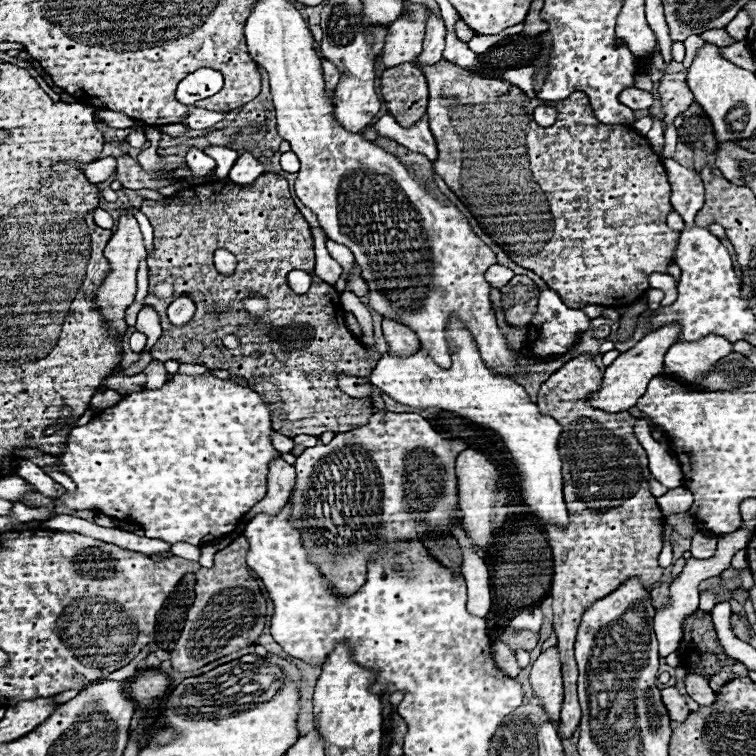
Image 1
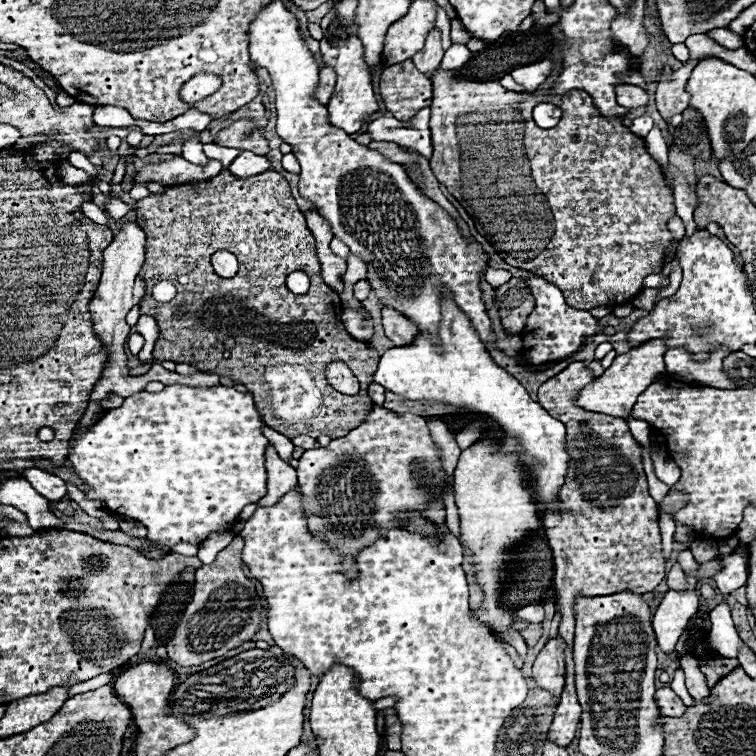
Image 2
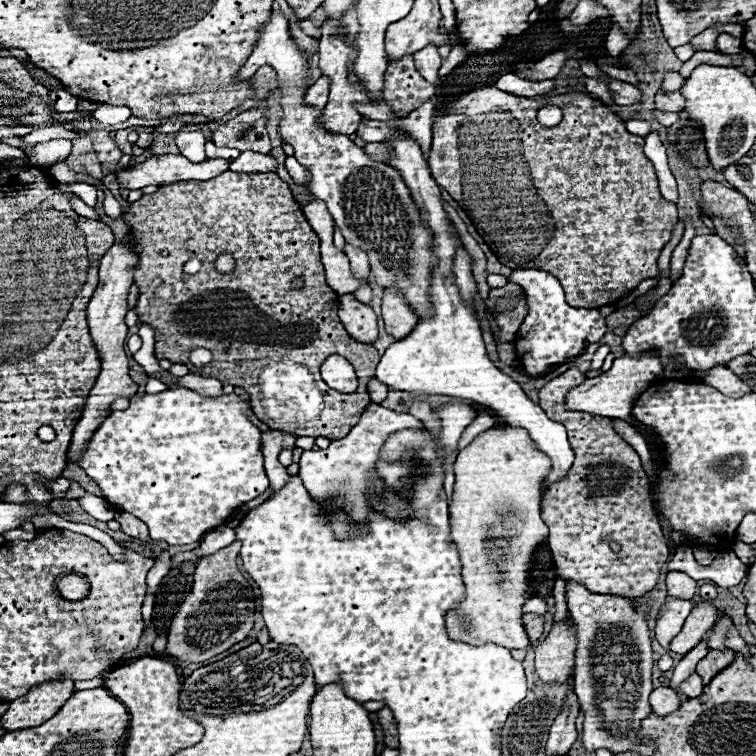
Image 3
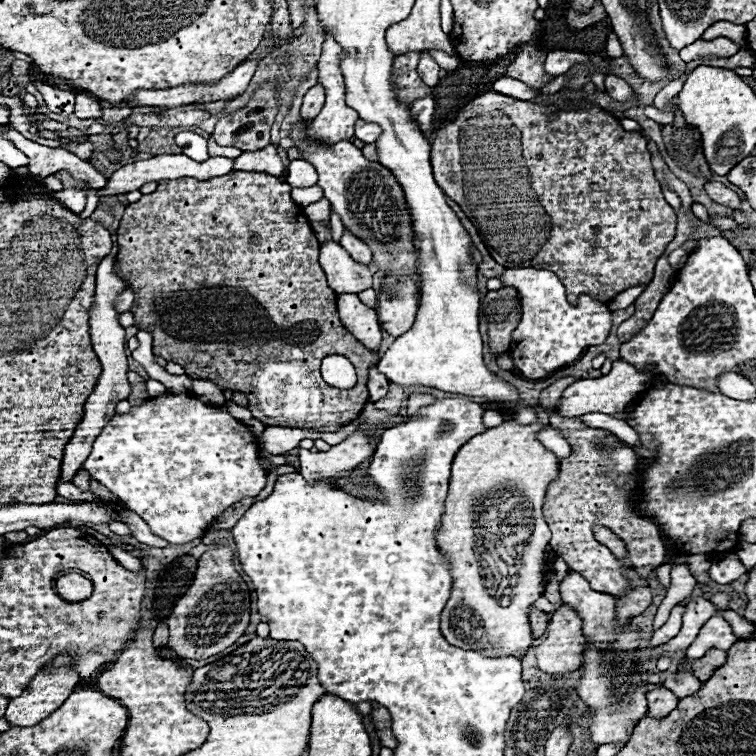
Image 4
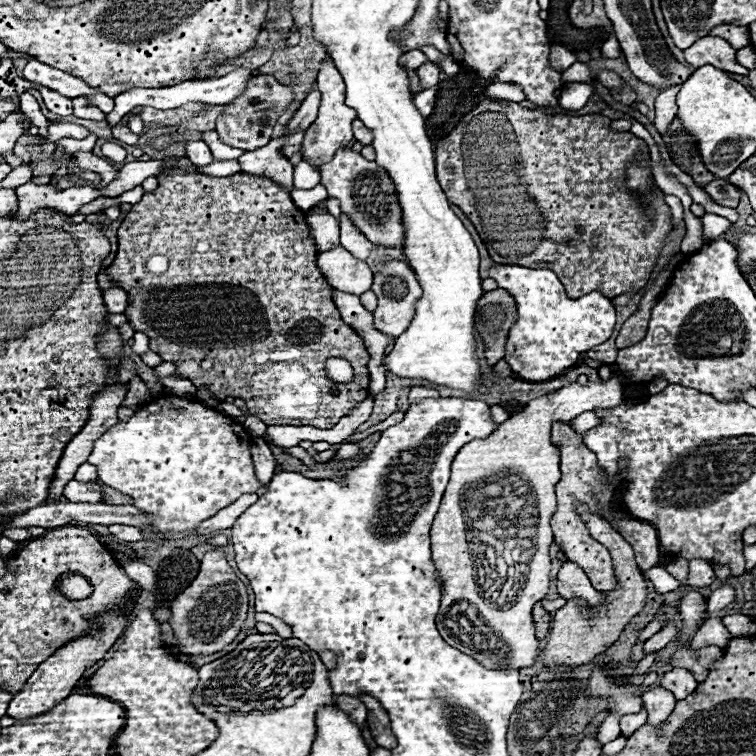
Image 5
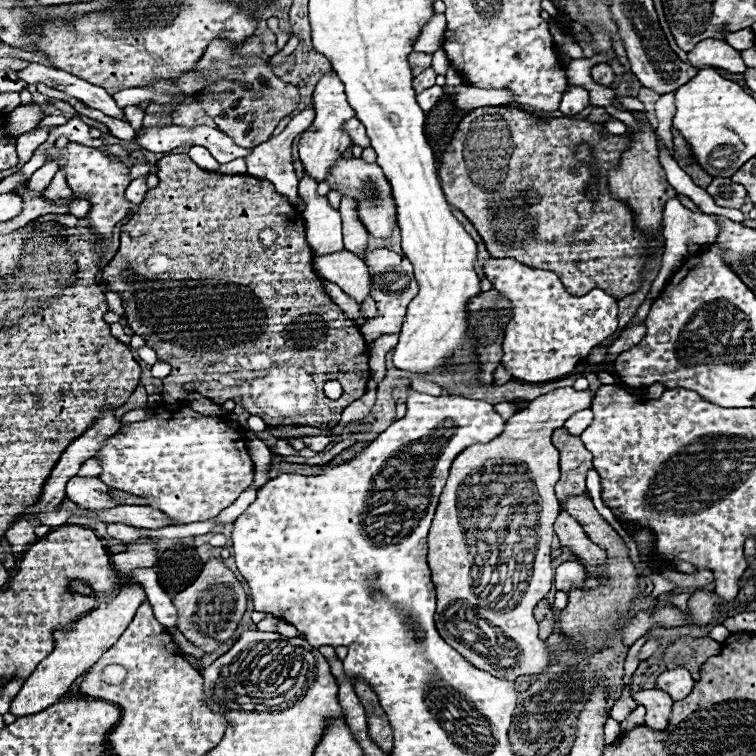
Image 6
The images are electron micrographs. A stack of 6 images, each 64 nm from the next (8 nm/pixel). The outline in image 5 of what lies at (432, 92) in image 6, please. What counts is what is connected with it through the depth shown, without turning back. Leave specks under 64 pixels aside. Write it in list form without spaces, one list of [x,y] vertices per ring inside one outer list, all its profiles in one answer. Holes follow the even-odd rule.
[[[432,86],[432,88],[428,88],[428,90],[422,90],[422,92],[414,94],[414,104],[416,104],[416,108],[422,112],[424,118],[432,114],[436,96],[438,96],[438,86]]]

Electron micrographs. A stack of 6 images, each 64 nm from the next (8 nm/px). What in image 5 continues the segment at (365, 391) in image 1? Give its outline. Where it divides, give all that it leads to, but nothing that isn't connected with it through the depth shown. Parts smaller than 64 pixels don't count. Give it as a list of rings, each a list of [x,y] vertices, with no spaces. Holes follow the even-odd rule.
[[[336,358],[328,360],[328,370],[330,370],[330,376],[336,384],[352,380],[352,366],[346,360],[336,360]]]

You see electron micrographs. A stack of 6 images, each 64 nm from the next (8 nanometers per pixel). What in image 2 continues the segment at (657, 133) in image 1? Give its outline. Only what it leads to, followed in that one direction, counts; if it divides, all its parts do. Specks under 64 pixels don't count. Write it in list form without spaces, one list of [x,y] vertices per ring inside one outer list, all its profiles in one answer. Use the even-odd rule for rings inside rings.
[[[652,128],[644,140],[646,140],[646,150],[648,150],[648,154],[658,160],[658,166],[660,166],[660,170],[662,170],[662,174],[664,174],[666,186],[670,188],[670,192],[674,192],[674,182],[670,180],[668,170],[666,170],[666,168],[668,168],[668,148],[666,148],[666,142],[664,142],[664,138],[662,138],[662,132],[660,132],[658,128]]]

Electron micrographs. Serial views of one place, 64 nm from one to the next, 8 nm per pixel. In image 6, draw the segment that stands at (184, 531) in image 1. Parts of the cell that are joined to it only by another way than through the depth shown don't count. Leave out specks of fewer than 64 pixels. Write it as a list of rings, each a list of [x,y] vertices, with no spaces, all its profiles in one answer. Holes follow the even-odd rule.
[[[162,404],[146,420],[132,422],[122,434],[116,432],[110,436],[96,456],[102,462],[100,478],[110,488],[144,496],[148,506],[162,510],[178,526],[204,522],[218,516],[240,496],[240,492],[244,492],[254,482],[254,466],[246,450],[246,436],[238,428],[228,426],[226,420],[202,416],[184,404]]]

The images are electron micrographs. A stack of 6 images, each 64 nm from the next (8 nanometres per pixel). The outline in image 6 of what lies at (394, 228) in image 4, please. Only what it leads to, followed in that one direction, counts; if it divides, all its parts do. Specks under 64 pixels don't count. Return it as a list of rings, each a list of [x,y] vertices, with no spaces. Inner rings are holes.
[[[340,158],[328,176],[328,182],[332,184],[332,190],[338,190],[342,196],[352,196],[358,200],[358,214],[362,224],[370,234],[376,238],[388,238],[392,236],[394,224],[396,224],[396,204],[392,198],[390,182],[384,178],[384,172],[378,164],[366,164],[360,158]]]

